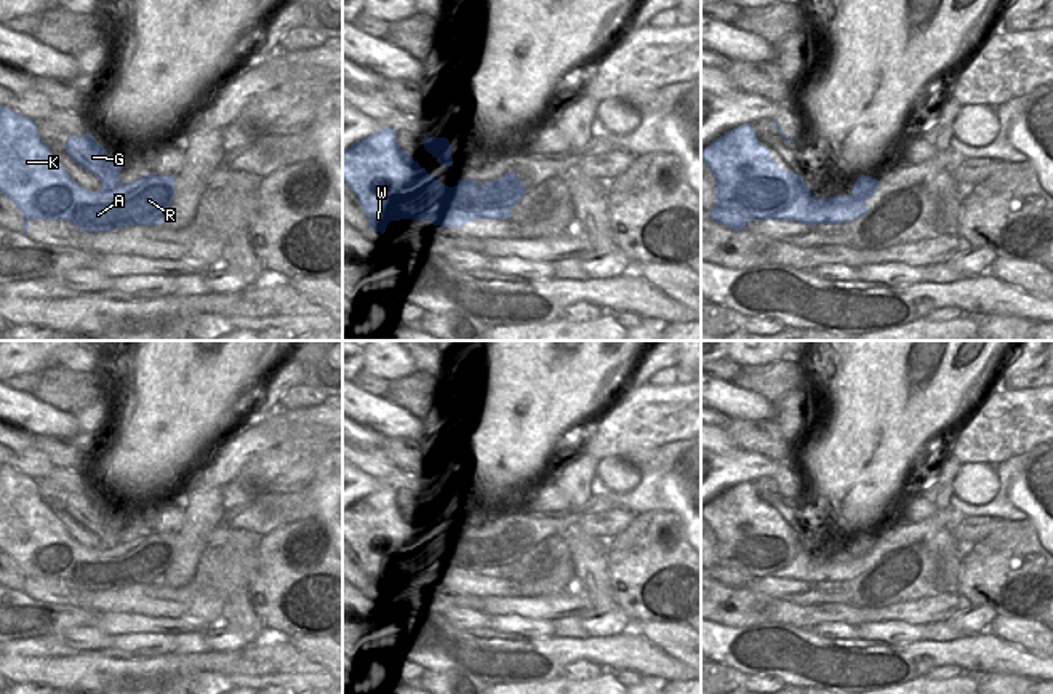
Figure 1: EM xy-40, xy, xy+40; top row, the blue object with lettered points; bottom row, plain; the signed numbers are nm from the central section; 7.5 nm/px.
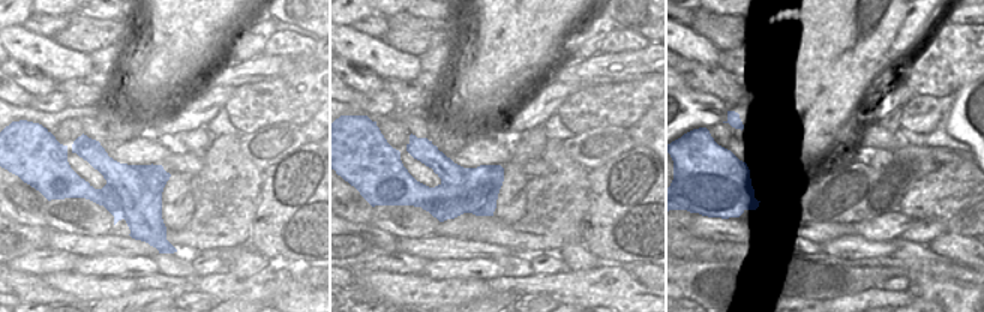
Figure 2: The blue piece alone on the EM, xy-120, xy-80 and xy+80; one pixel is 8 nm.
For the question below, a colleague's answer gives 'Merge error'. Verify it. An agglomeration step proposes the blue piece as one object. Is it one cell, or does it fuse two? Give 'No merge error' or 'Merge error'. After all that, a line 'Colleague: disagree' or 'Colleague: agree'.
Merge error.
Colleague: agree

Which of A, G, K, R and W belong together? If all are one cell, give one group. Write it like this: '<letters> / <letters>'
A G R / K W

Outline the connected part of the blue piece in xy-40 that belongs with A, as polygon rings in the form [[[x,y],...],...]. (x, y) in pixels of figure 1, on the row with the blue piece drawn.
[[[90,133],[67,136],[64,147],[75,163],[101,181],[98,198],[82,213],[77,227],[86,232],[112,232],[130,225],[163,225],[163,213],[174,197],[174,176],[150,173],[122,184],[125,157],[109,157]]]

